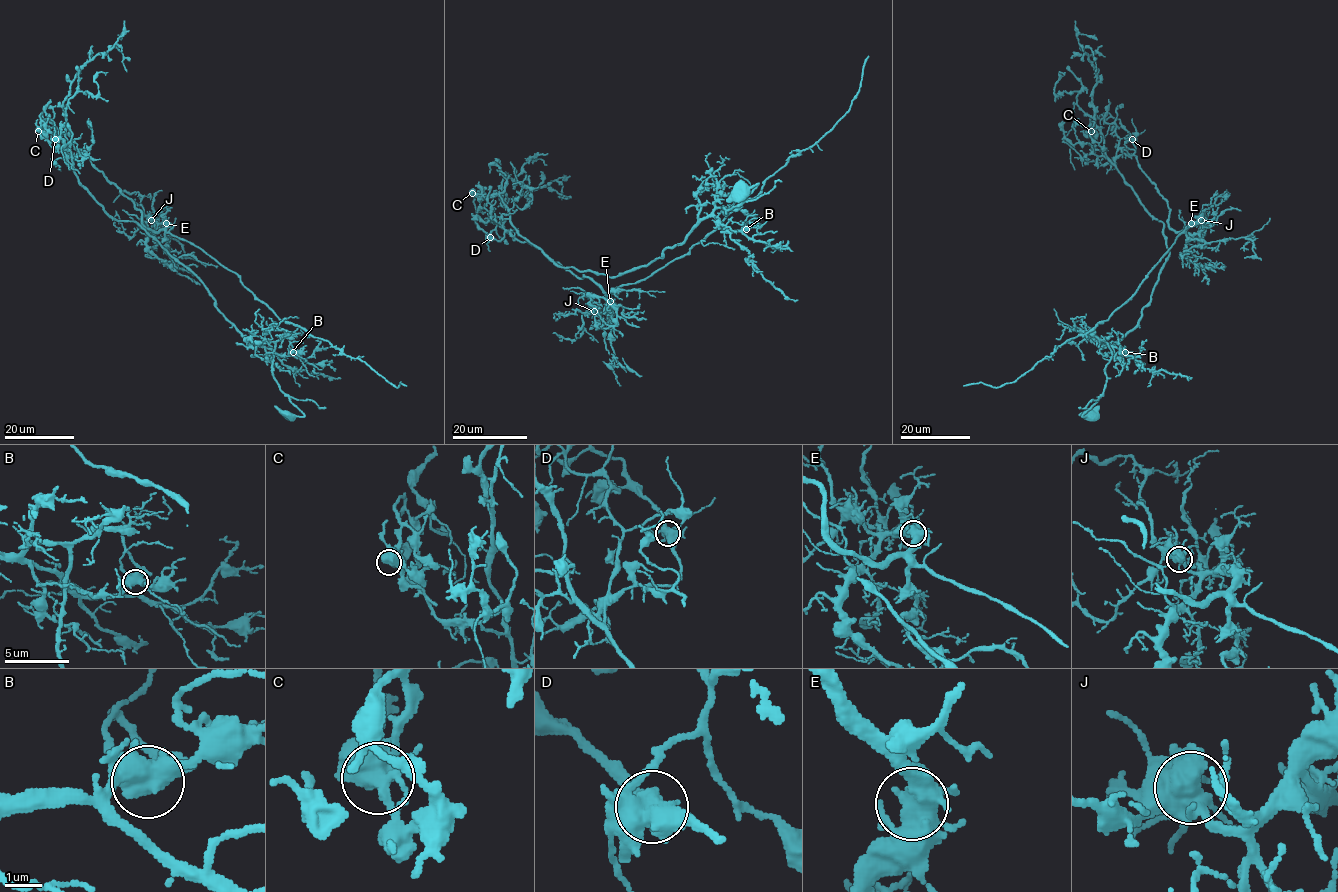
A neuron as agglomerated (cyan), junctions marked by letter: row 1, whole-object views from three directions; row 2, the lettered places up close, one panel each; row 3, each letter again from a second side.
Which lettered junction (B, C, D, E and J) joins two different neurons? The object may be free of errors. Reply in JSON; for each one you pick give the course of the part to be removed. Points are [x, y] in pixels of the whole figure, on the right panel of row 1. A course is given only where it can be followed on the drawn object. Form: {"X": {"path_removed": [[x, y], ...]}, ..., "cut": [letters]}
{"D": {"path_removed": [[1132, 139], [1126, 154], [1167, 202], [1169, 227], [1184, 231], [1106, 320], [1014, 381], [963, 386]]}, "cut": ["D"]}

